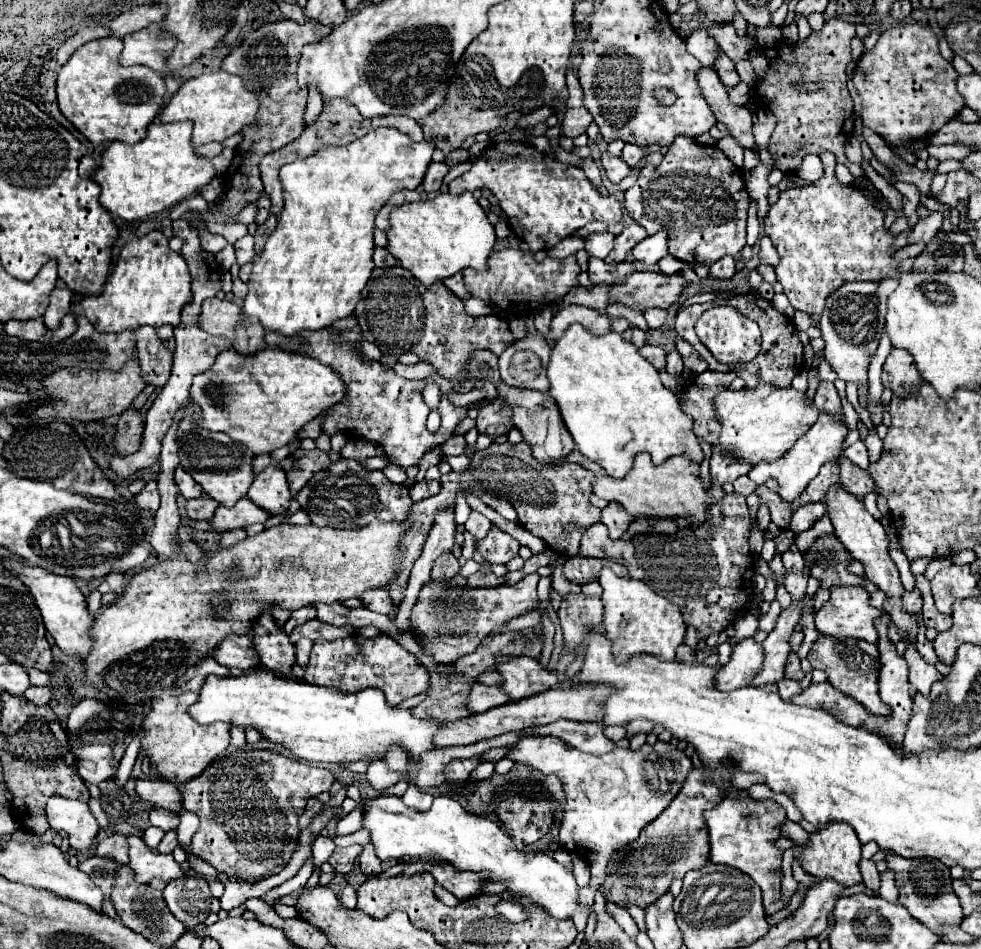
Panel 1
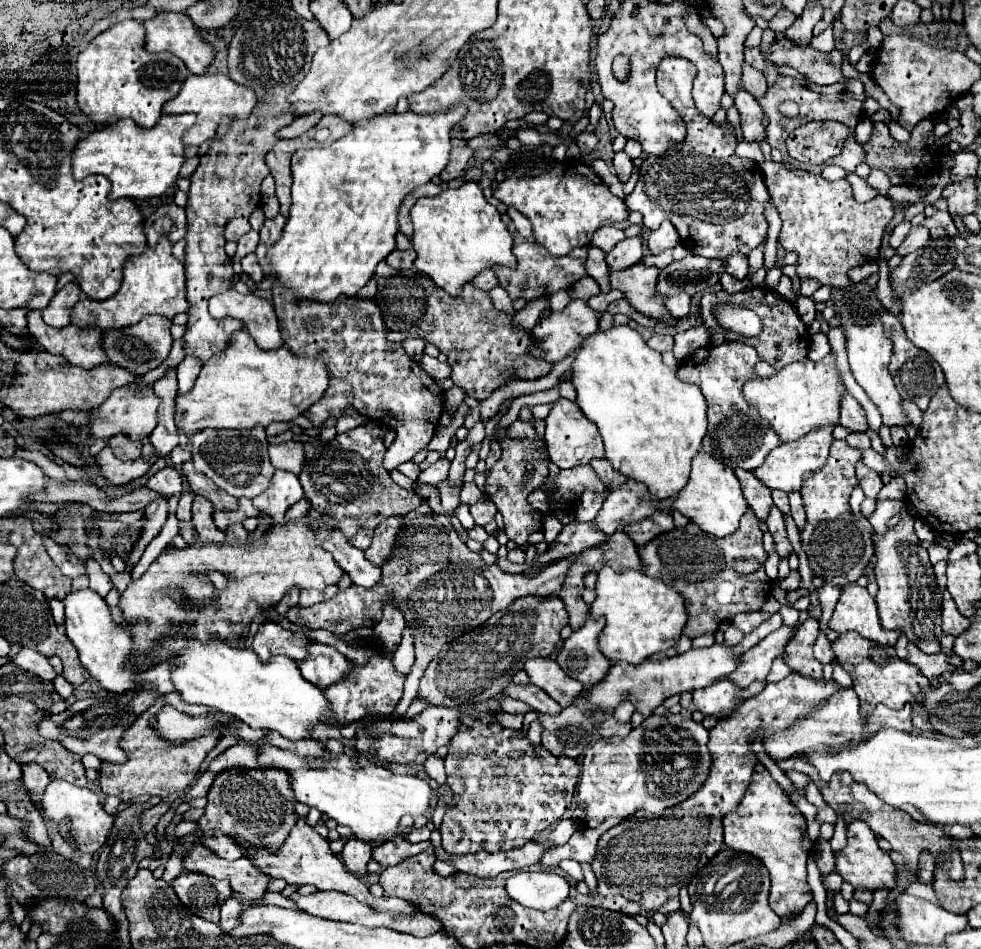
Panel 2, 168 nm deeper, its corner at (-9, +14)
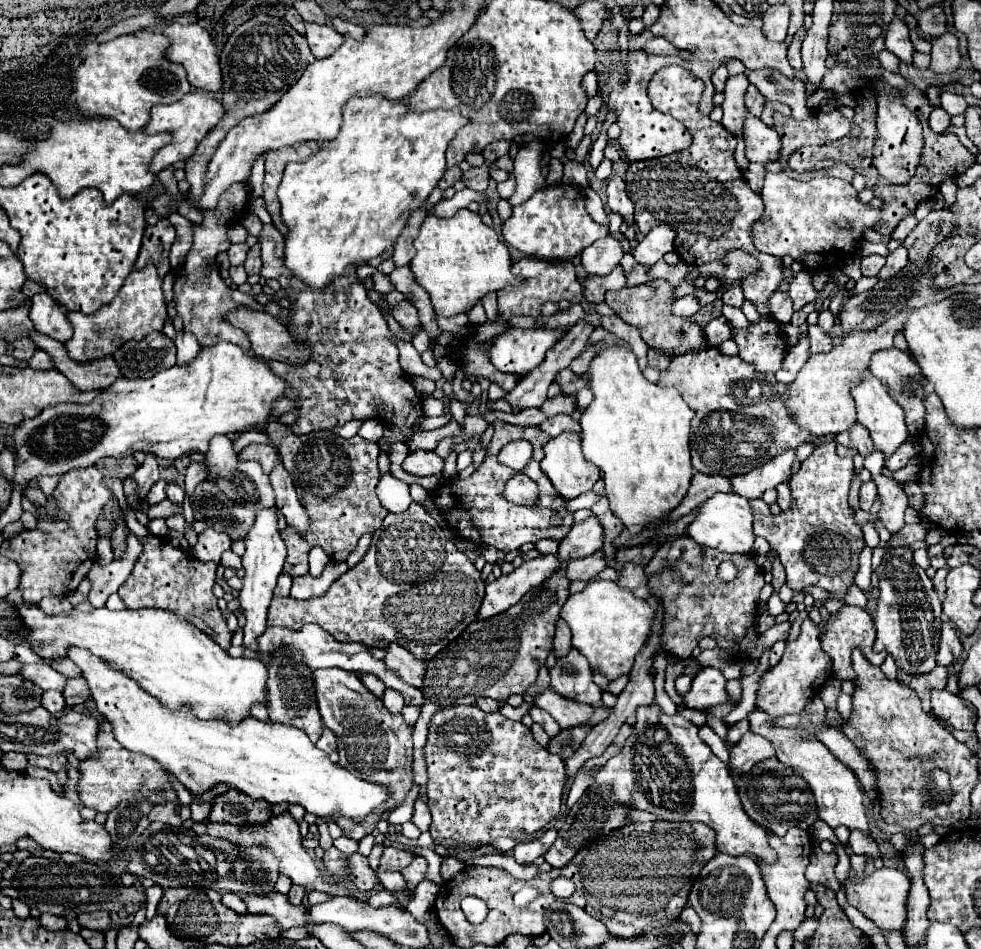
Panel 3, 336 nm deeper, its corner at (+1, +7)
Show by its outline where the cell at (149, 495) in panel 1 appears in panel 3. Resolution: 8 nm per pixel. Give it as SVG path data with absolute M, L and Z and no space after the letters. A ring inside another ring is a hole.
M129 533L121 559L115 559L113 563L103 565L101 569L99 569L99 563L93 563L91 571L87 573L87 579L91 581L89 603L93 607L103 607L107 597L127 581L141 551L143 551L143 541L135 533Z

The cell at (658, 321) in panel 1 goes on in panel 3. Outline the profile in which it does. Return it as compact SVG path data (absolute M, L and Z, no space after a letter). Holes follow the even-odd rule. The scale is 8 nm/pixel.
M681 297L681 299L673 301L673 309L671 311L673 311L675 317L689 319L689 317L693 317L699 311L699 303L697 303L695 297Z

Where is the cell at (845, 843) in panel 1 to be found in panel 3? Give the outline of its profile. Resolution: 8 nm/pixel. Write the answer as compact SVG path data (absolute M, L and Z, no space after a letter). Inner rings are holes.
M889 867L875 869L871 875L855 873L853 877L845 879L845 893L847 893L849 905L859 909L865 917L873 919L877 927L883 927L883 929L903 929L905 927L909 887L911 887L911 881L907 879L907 875L901 873L899 869L889 869Z

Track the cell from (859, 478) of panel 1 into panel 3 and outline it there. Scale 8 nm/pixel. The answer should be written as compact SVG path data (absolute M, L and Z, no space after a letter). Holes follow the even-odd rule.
M867 481L867 483L861 483L861 491L859 491L859 501L861 501L861 509L863 511L869 511L871 505L875 503L875 497L877 497L877 487L873 481Z

